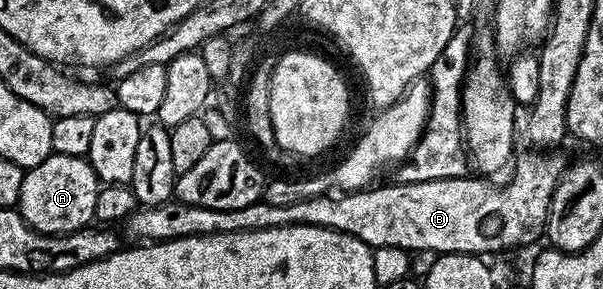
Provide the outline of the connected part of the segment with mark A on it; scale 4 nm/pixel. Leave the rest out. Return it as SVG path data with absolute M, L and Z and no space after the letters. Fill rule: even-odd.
M51 153L36 168L25 170L18 210L35 231L41 231L44 235L69 235L71 231L80 231L95 220L94 204L98 201L101 186L87 158Z

